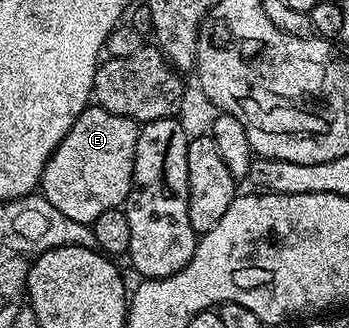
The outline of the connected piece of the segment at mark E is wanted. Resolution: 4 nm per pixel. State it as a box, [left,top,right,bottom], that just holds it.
[41,105,139,224]

